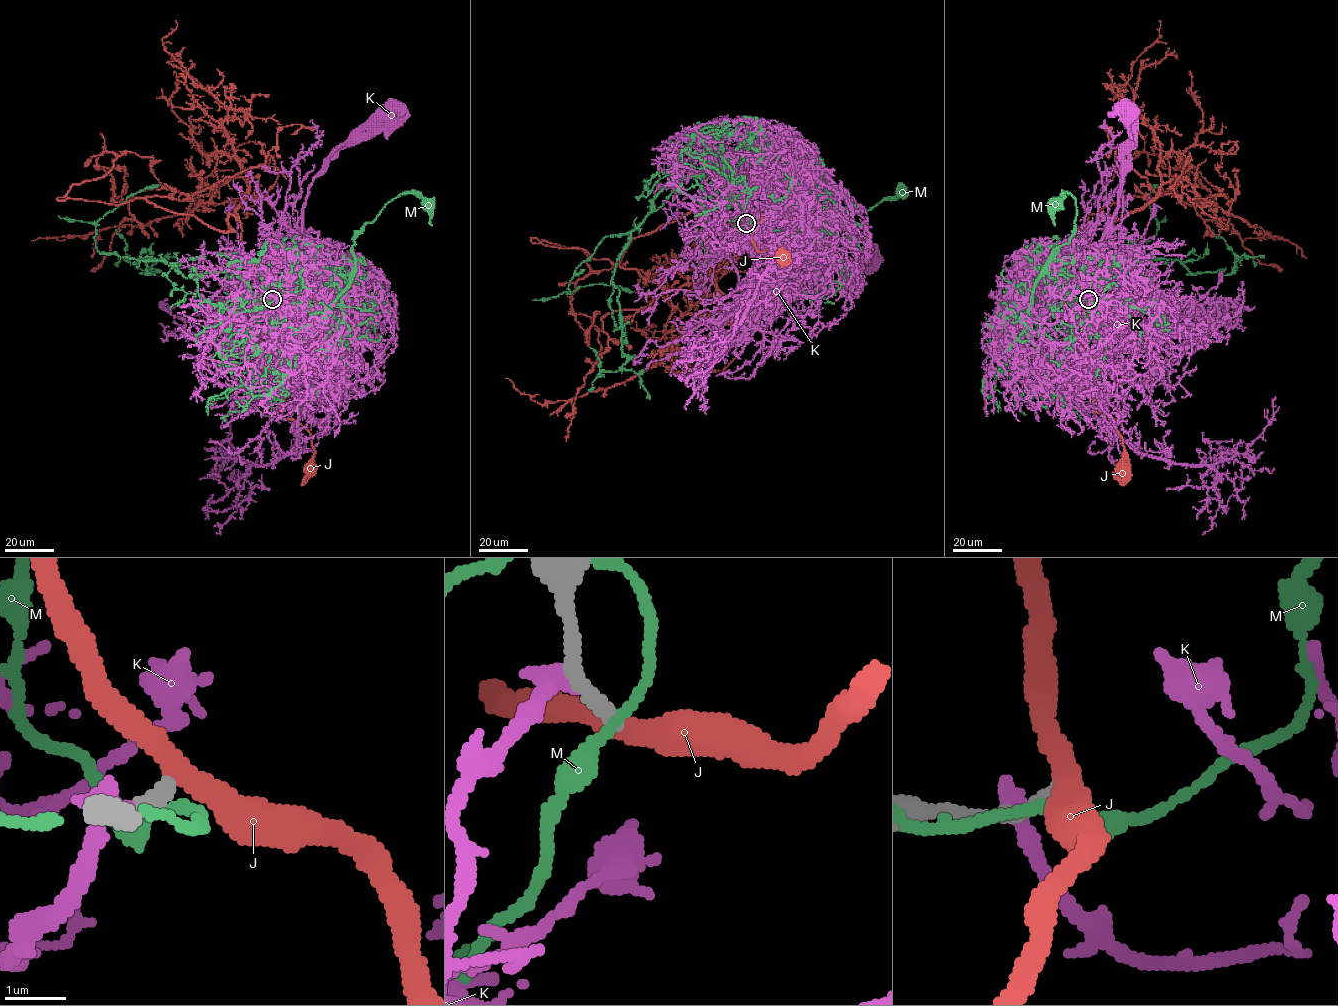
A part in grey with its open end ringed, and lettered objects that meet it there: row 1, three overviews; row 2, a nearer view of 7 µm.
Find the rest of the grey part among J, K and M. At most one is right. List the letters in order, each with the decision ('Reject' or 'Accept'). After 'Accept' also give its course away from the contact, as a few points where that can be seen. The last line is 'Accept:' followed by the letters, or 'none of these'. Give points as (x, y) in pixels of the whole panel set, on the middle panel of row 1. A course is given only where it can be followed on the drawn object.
J: Reject
K: Reject
M: Reject
Accept: none of these

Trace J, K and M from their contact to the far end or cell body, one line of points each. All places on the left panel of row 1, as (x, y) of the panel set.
J: (272, 299), (283, 311), (289, 348), (288, 390), (278, 414), (297, 420), (308, 432), (314, 451), (308, 469)
K: (271, 300), (264, 308), (278, 310), (292, 296), (288, 256), (313, 176), (394, 114)
M: (272, 300), (263, 294), (279, 303), (337, 282), (351, 271), (354, 237), (389, 202), (417, 194), (428, 204)

